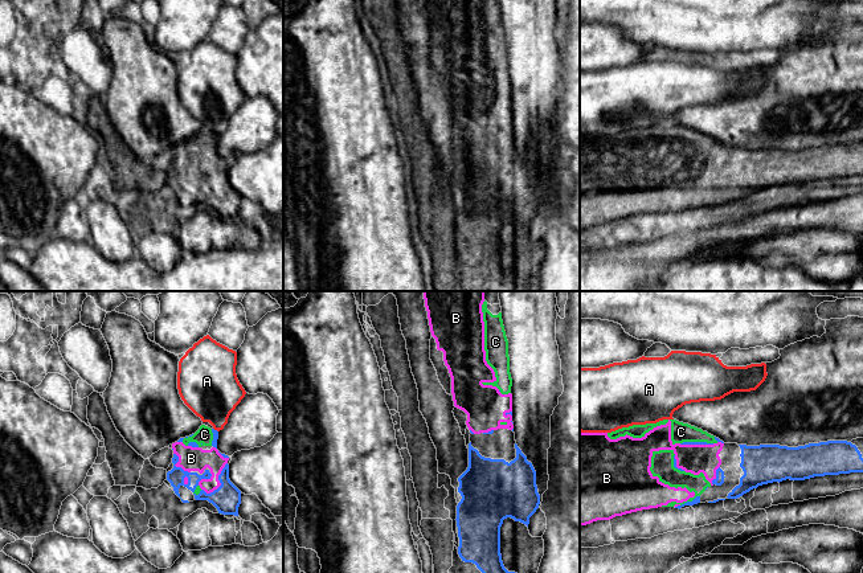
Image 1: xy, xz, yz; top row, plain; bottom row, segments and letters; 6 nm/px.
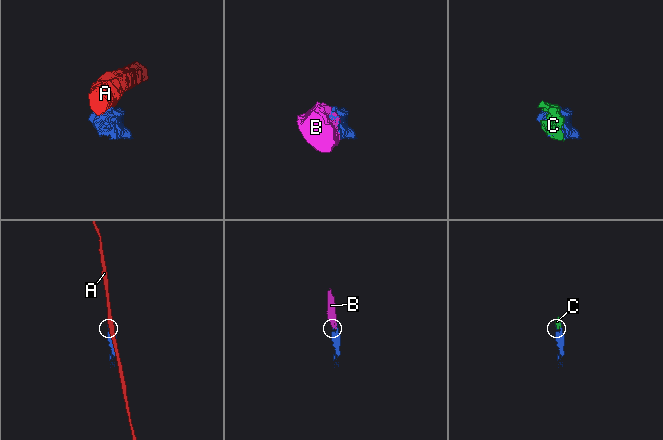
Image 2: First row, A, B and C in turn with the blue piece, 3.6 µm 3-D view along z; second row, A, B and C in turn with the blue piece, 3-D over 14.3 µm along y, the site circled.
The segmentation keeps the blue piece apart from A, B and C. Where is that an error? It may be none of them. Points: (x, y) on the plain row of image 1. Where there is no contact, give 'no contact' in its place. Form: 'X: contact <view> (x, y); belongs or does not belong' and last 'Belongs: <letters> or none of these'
A: contact xy (216, 134); does not belong
B: contact xy (220, 185); belongs
C: contact yz (696, 146); belongs
Belongs: B, C

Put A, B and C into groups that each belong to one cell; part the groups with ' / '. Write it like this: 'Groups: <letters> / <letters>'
Groups: A / B C

